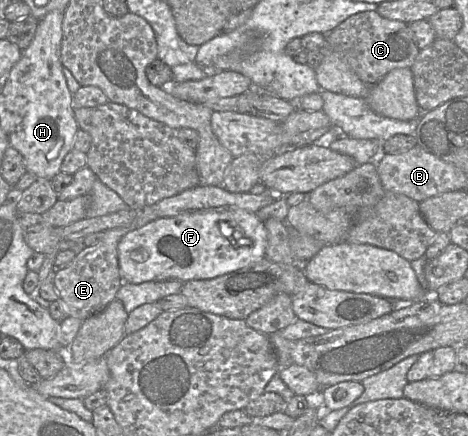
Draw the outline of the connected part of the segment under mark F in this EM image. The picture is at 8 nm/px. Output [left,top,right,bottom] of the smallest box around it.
[118,209,267,283]

